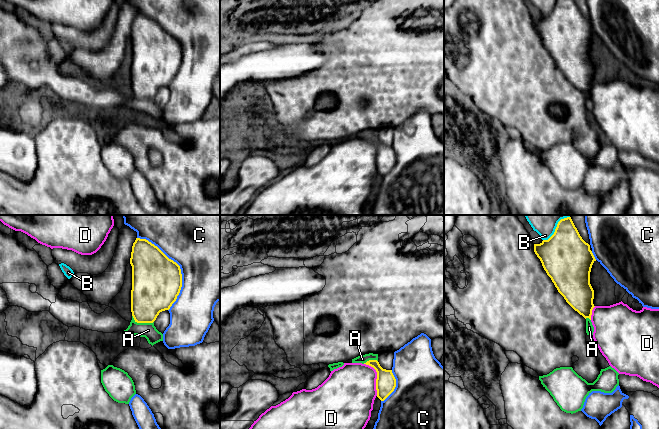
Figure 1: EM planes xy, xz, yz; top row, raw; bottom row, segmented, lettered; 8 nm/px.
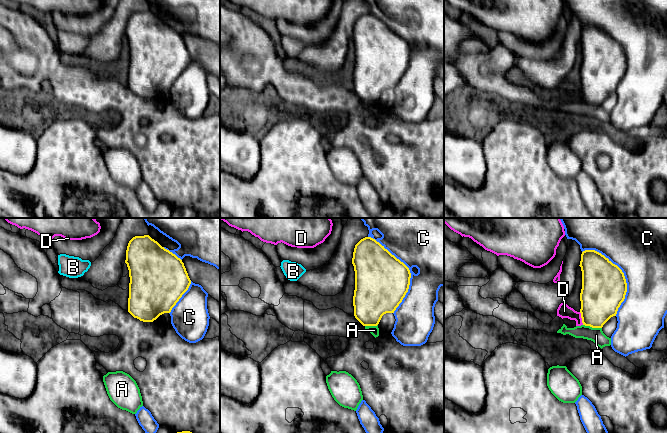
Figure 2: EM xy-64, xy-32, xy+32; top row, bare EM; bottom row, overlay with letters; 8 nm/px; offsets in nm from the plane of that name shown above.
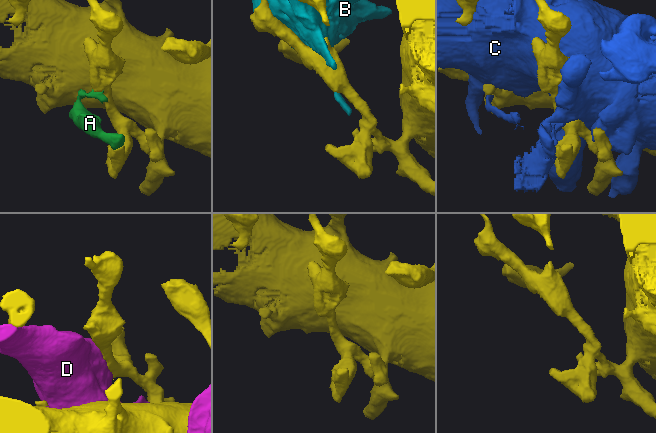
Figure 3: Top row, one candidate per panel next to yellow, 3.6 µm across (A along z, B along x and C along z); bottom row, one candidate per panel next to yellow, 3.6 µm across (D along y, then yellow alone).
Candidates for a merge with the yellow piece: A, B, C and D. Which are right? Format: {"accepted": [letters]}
{"accepted": []}

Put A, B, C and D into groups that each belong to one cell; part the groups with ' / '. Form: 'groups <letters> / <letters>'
groups A C / B / D

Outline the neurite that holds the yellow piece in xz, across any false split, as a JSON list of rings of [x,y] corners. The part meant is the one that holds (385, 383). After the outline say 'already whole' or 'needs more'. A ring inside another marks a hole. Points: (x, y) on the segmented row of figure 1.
[[[369,360],[364,364],[369,365],[376,370],[377,397],[381,401],[384,401],[396,387],[396,379],[392,373],[392,370],[383,369],[377,360]]]; already whole

